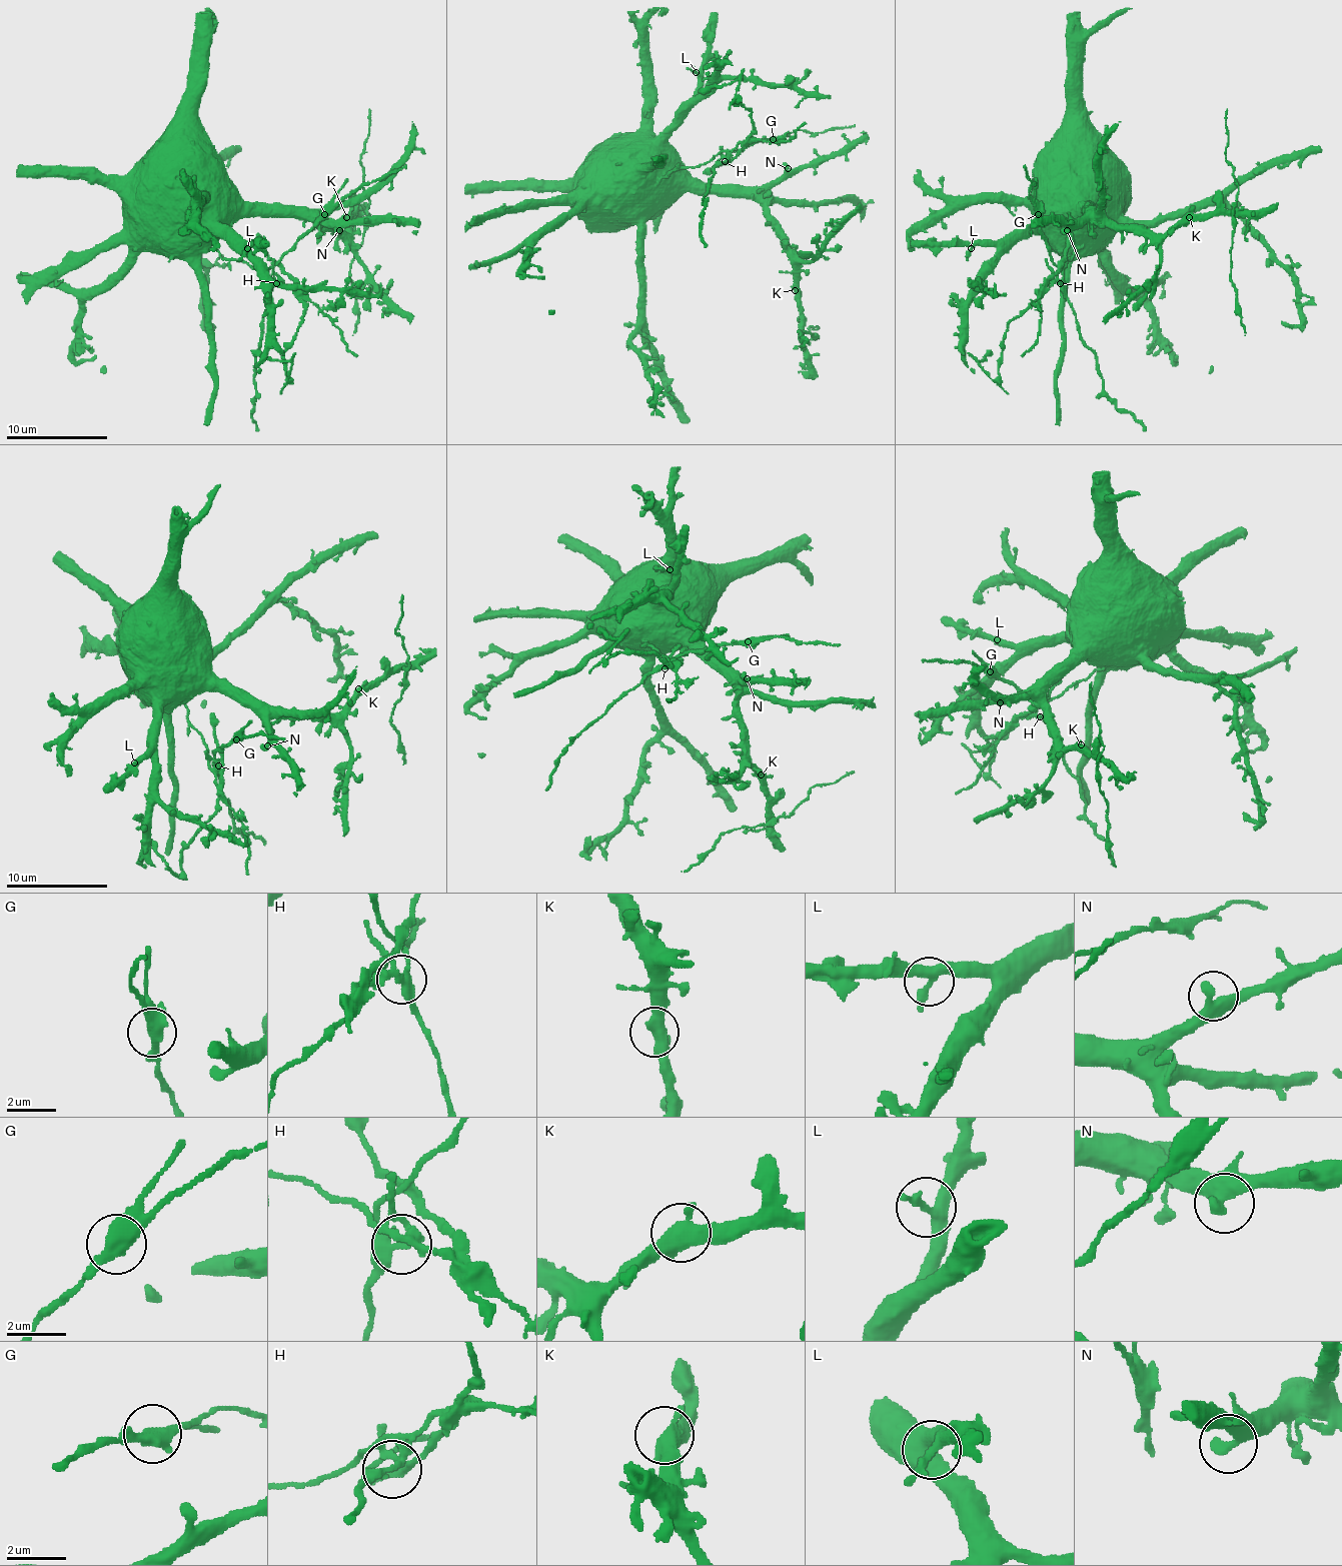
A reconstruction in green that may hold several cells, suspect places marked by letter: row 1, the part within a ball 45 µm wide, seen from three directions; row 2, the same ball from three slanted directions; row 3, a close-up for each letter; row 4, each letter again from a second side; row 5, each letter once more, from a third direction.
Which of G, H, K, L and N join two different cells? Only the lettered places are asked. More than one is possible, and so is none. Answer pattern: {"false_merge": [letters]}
{"false_merge": ["G", "H"]}

